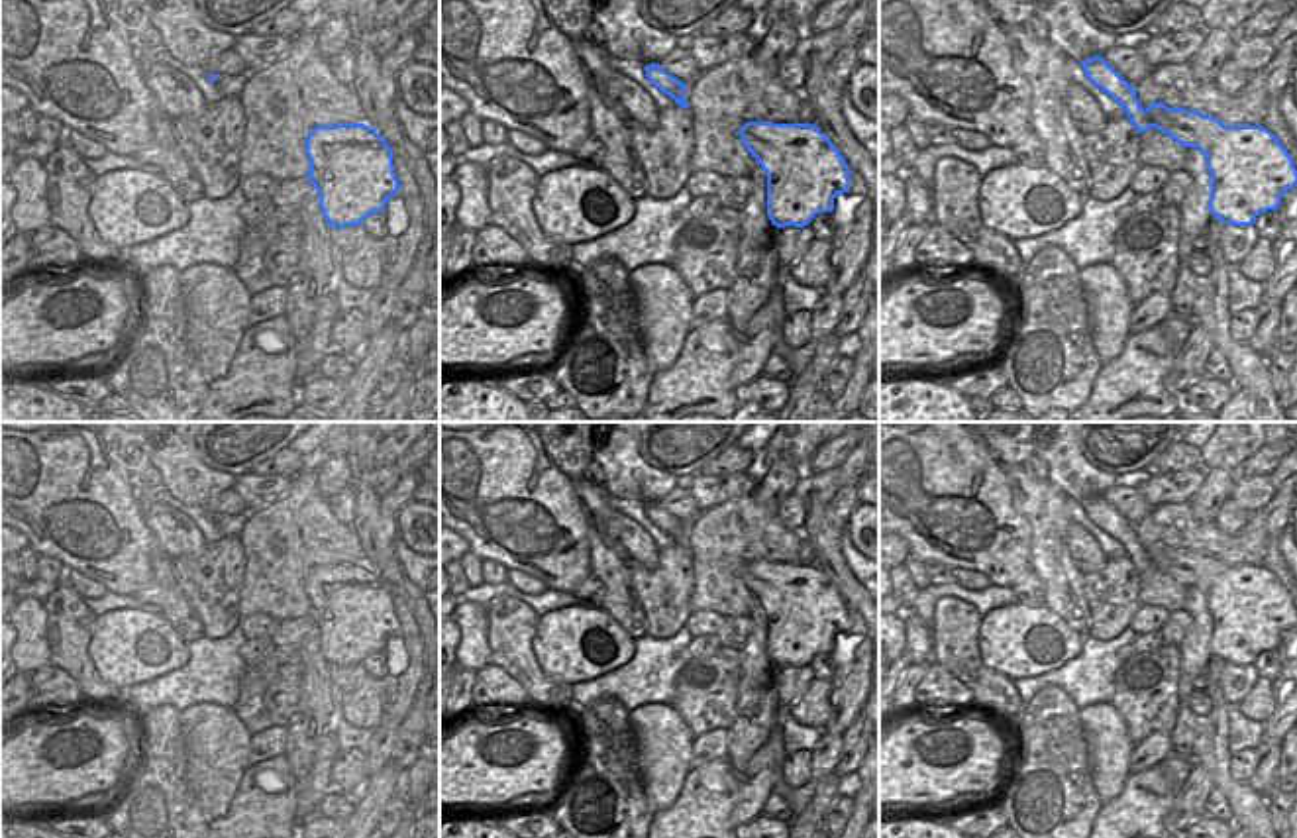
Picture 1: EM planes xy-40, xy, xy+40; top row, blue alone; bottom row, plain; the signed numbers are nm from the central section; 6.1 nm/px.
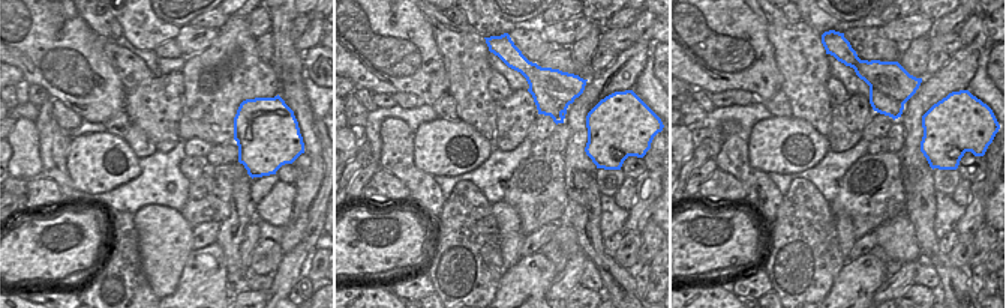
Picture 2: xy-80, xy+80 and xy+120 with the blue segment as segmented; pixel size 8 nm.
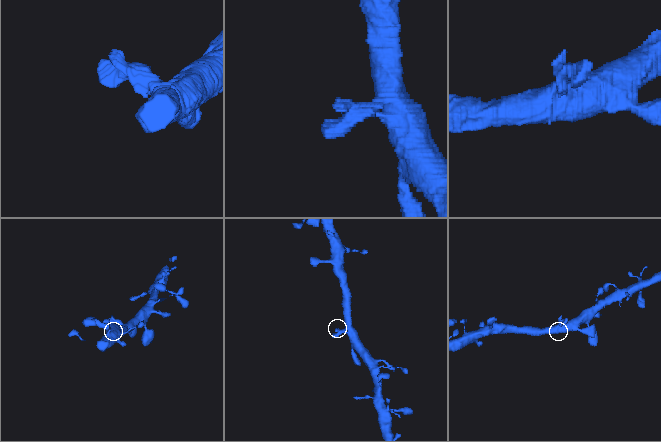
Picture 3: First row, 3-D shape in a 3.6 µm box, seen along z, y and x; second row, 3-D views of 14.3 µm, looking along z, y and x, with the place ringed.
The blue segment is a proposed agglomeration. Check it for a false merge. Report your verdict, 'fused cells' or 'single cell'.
single cell

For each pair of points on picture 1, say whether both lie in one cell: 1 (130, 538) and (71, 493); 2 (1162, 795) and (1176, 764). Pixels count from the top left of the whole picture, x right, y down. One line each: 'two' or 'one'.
1: one
2: two

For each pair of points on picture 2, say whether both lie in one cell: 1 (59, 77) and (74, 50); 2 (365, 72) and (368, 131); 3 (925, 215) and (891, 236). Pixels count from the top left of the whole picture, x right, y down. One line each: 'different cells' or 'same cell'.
1: same cell
2: different cells
3: different cells

